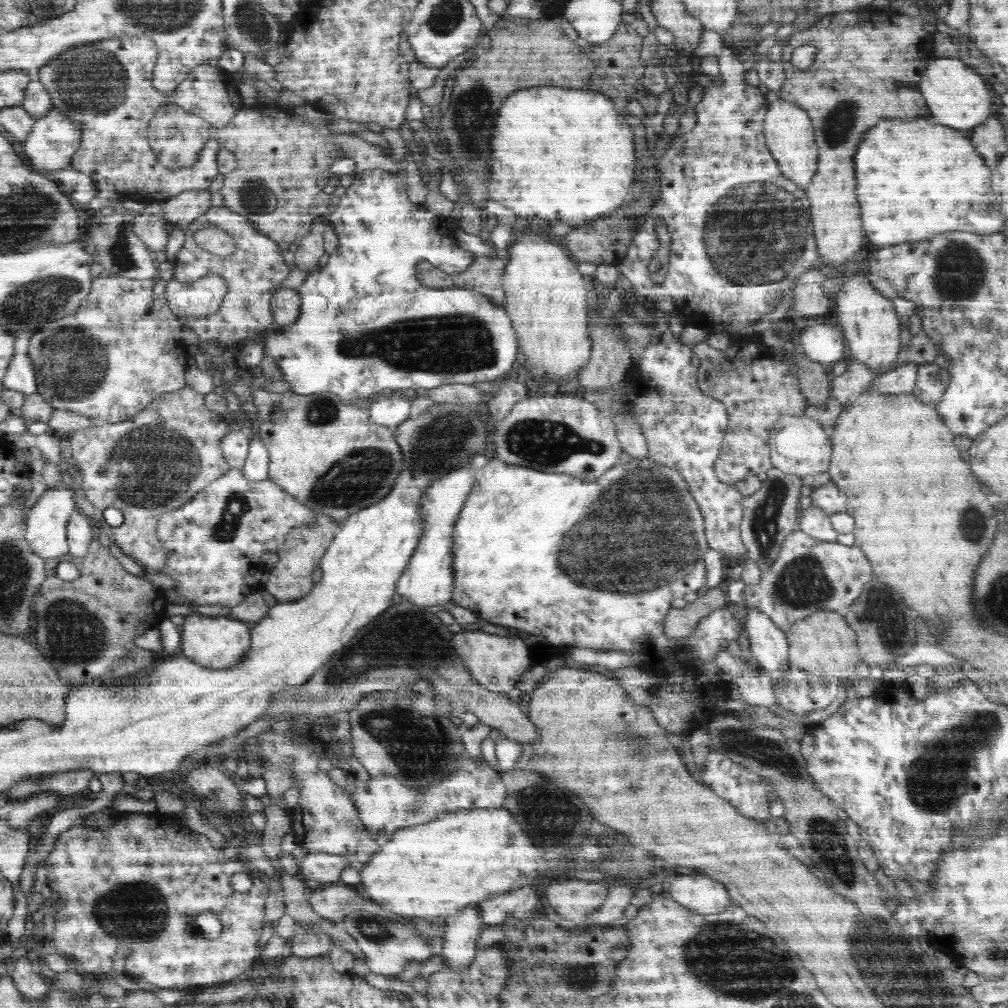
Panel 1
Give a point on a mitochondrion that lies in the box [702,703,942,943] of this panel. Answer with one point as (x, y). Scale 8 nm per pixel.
(827, 839)

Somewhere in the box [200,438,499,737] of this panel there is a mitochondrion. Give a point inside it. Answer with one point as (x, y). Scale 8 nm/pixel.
(411, 639)

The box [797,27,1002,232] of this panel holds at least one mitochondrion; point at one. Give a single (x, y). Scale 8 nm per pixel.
(839, 121)

